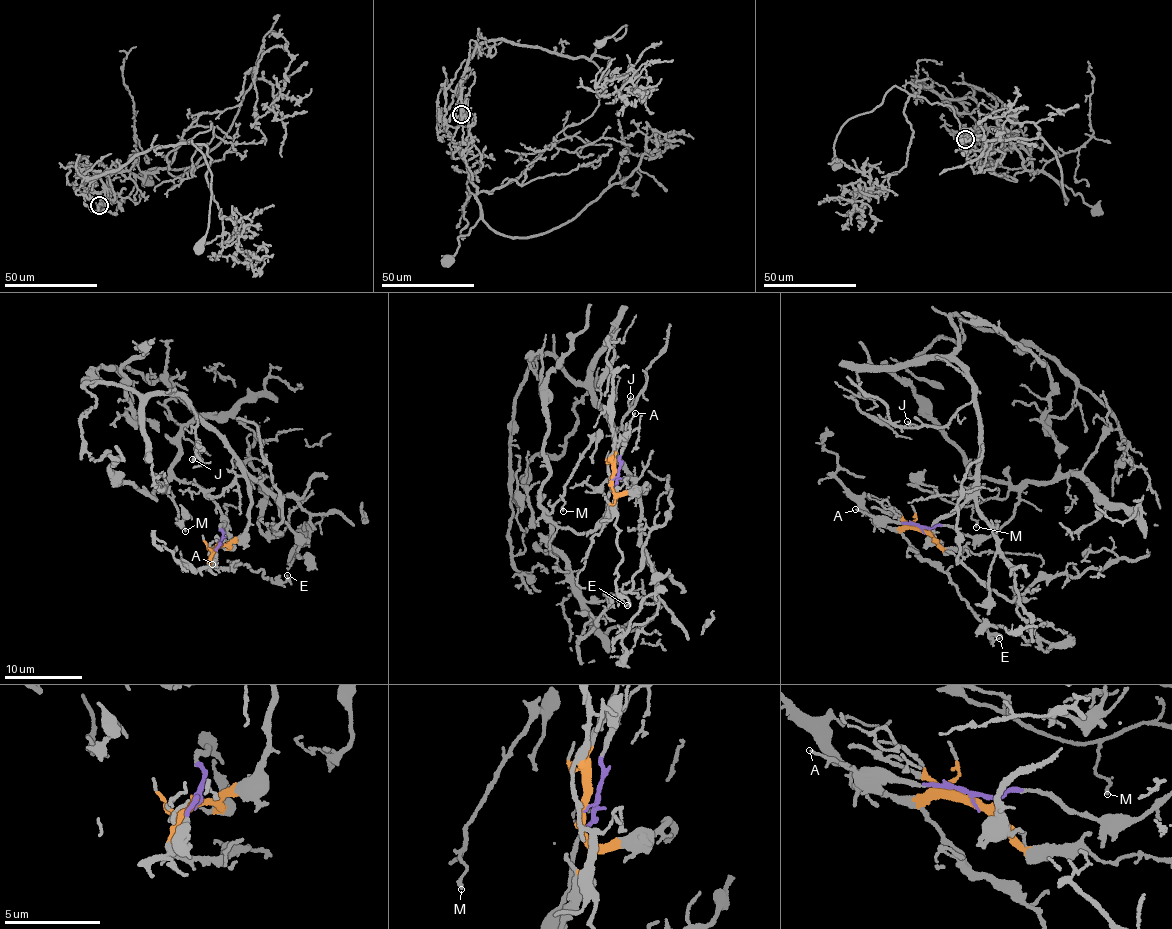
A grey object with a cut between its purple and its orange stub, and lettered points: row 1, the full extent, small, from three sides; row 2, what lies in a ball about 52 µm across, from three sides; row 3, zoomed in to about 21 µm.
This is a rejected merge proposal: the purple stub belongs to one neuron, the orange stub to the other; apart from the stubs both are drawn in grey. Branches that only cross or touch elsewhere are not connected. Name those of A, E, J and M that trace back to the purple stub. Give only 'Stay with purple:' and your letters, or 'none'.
Stay with purple: A, M

